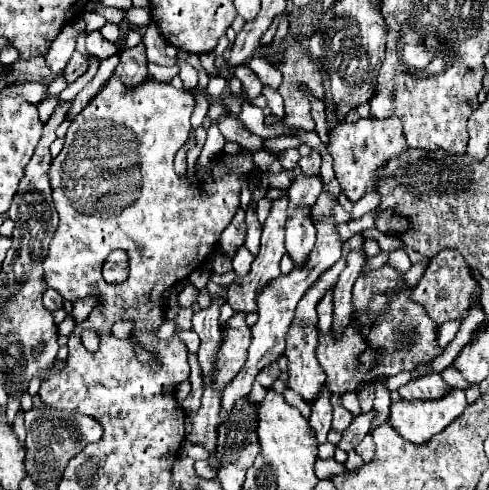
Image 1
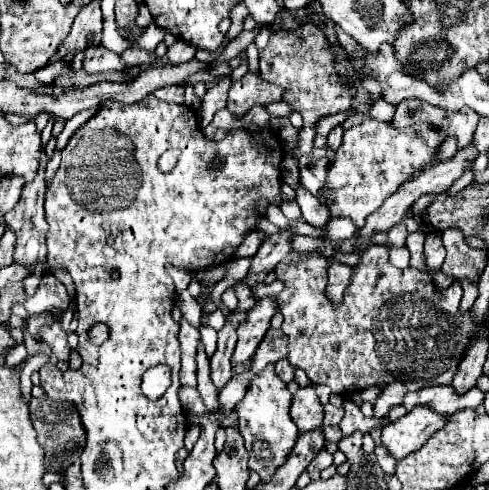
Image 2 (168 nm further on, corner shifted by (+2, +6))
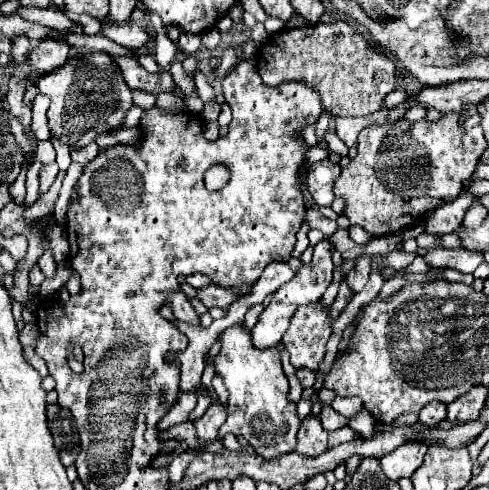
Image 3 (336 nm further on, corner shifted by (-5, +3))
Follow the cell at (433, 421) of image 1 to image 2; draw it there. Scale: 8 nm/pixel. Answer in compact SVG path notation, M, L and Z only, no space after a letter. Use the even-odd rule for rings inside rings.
M417 407L409 411L395 423L389 423L381 431L381 445L389 451L393 459L403 459L409 453L423 447L423 443L445 425L445 417L433 413L427 407Z

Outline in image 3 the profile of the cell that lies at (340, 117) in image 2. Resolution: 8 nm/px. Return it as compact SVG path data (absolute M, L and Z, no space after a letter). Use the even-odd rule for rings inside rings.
M402 88L390 92L383 101L383 108L391 108L407 99L406 91Z

